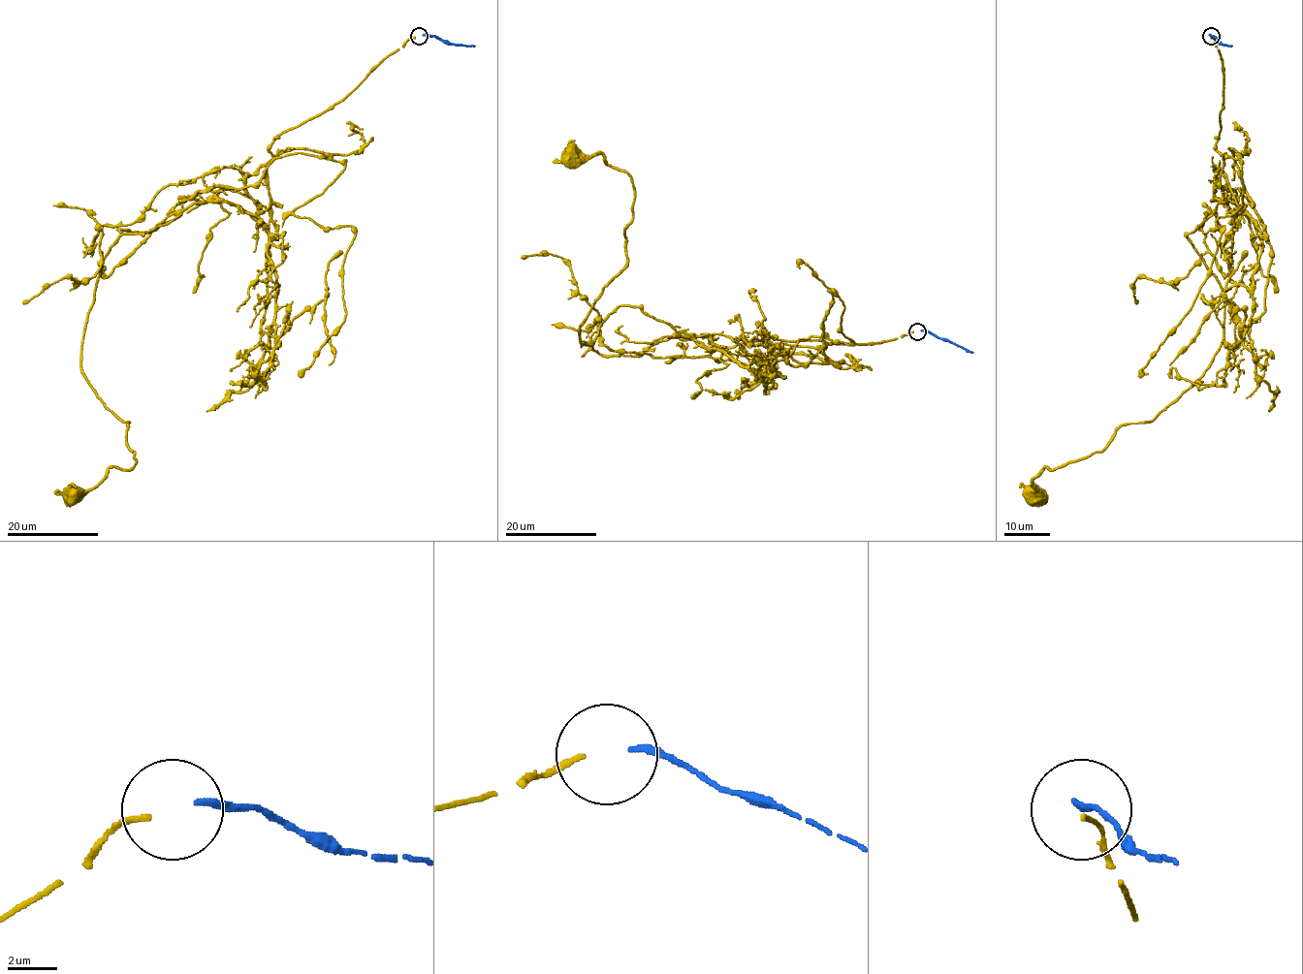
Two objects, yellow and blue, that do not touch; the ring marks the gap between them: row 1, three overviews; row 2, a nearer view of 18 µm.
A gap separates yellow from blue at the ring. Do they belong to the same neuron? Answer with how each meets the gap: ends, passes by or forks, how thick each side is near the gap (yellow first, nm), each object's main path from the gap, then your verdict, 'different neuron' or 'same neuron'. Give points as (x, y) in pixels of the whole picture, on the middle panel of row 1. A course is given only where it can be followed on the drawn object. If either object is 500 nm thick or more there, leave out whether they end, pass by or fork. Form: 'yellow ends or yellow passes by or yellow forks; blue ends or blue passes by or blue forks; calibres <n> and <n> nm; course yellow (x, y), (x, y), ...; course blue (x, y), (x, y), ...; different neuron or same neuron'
yellow ends; blue ends; calibres 240 and 240 nm; course yellow (912, 330), (715, 346), (621, 306), (580, 342), (625, 265), (635, 191), (601, 153), (571, 154); course blue (921, 330), (931, 332), (973, 353); same neuron

